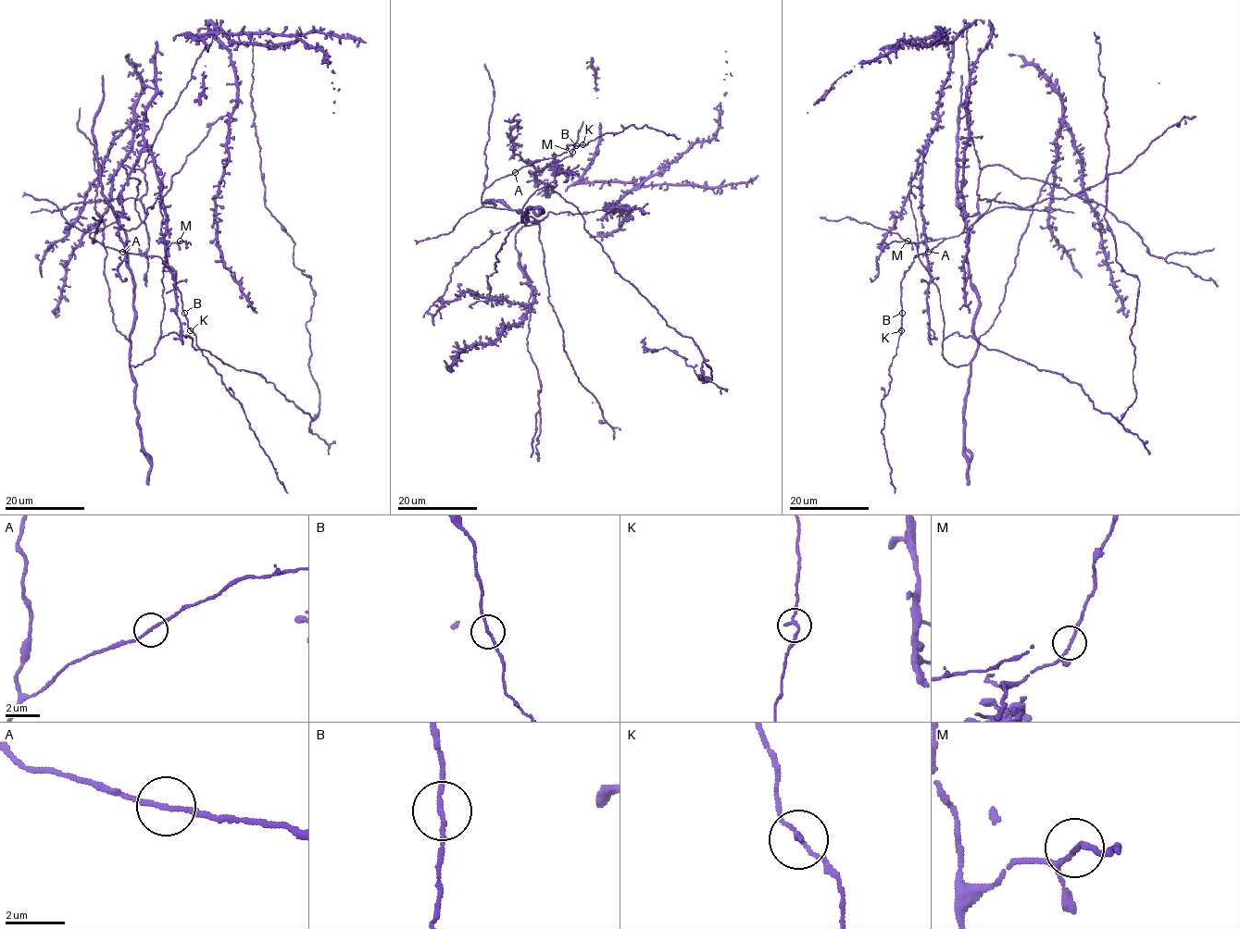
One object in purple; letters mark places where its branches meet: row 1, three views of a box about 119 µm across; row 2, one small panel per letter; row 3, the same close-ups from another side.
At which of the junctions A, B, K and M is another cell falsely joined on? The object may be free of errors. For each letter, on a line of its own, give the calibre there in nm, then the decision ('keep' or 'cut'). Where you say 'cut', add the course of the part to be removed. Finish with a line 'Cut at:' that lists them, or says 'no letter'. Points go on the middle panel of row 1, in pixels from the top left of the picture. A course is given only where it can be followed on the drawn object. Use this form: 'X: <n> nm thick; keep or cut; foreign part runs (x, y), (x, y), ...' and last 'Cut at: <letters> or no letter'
A: 140 nm thick; keep
B: 130 nm thick; keep
K: 140 nm thick; keep
M: 140 nm thick; keep
Cut at: no letter

